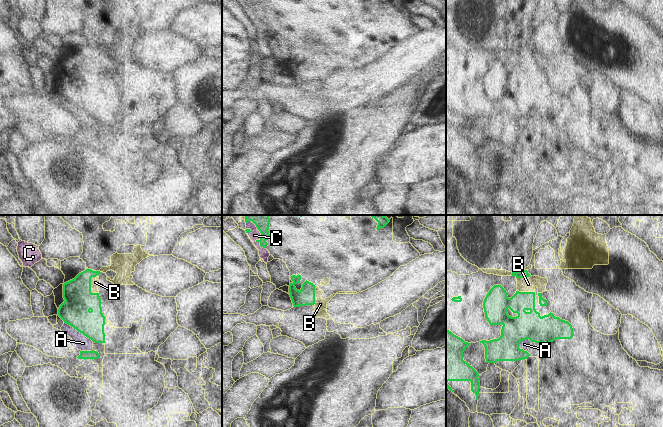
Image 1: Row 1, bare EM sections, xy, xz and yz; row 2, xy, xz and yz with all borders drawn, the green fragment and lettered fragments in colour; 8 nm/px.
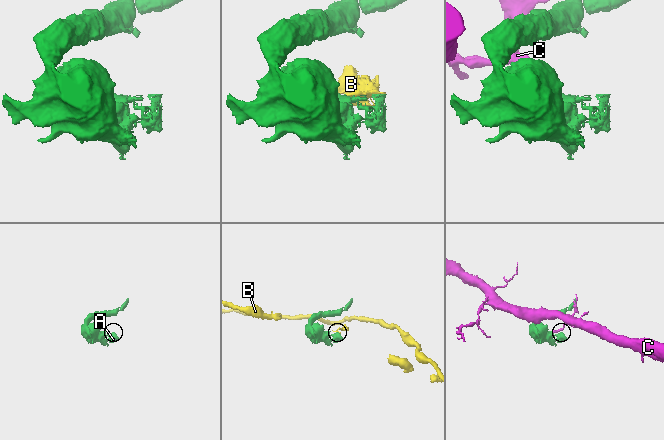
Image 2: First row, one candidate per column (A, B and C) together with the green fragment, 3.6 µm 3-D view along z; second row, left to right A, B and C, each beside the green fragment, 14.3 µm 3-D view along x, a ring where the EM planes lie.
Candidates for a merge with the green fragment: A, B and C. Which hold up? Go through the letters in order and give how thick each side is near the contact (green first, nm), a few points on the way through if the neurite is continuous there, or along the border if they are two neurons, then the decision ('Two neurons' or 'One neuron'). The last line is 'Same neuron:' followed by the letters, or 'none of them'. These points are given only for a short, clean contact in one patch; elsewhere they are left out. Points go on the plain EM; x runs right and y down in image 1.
A: Thickness 240 nm (green) against 120 nm. Boundary: xy (64, 98), (93, 117). Two neurons
B: Thickness 240 nm (green) against 80 nm. Boundary: xy (96, 51), (91, 54), (92, 69). Two neurons
C: Thickness 80 nm (green) against 90 nm. Boundary: xz (254, 0), (260, 9), (259, 20), (265, 24). Two neurons
Same neuron: none of them

